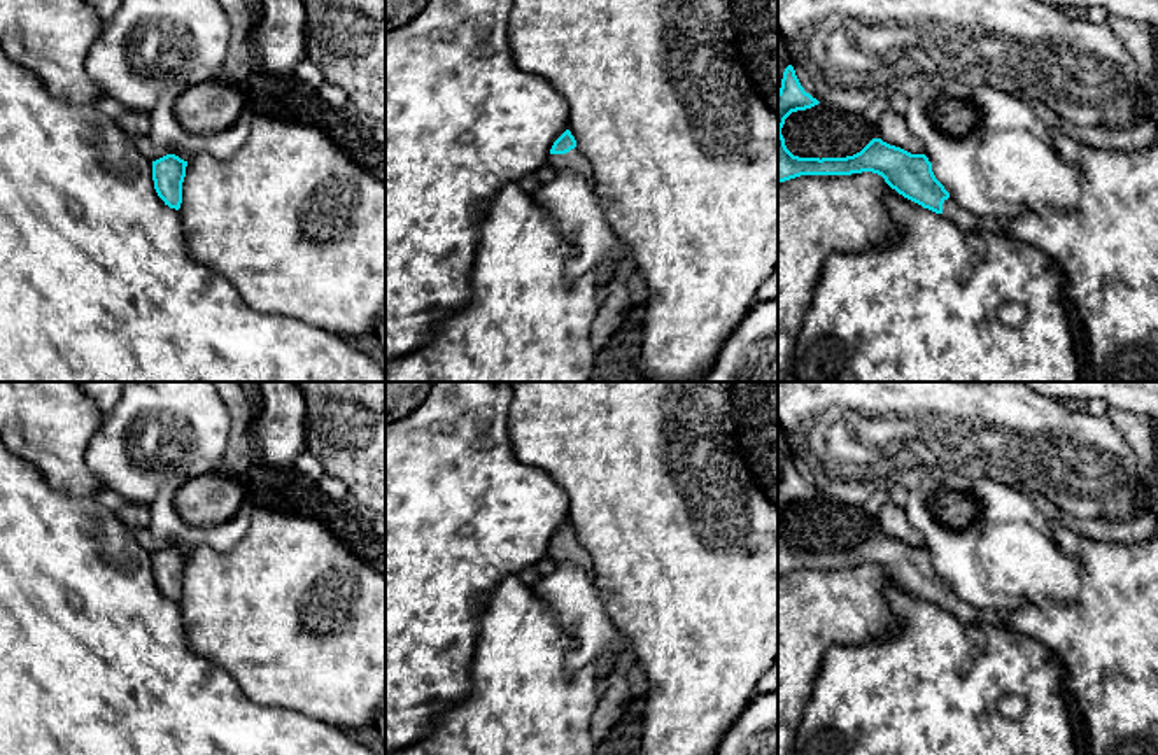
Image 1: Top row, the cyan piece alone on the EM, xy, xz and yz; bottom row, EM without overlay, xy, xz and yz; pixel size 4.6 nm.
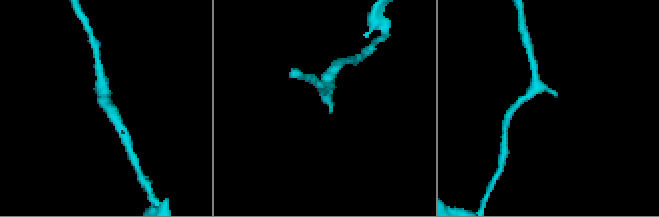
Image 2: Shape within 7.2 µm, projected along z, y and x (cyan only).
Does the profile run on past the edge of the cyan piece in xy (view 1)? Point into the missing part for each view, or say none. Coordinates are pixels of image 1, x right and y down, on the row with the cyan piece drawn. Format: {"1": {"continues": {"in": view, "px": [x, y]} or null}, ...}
{"1": {"continues": null}}

